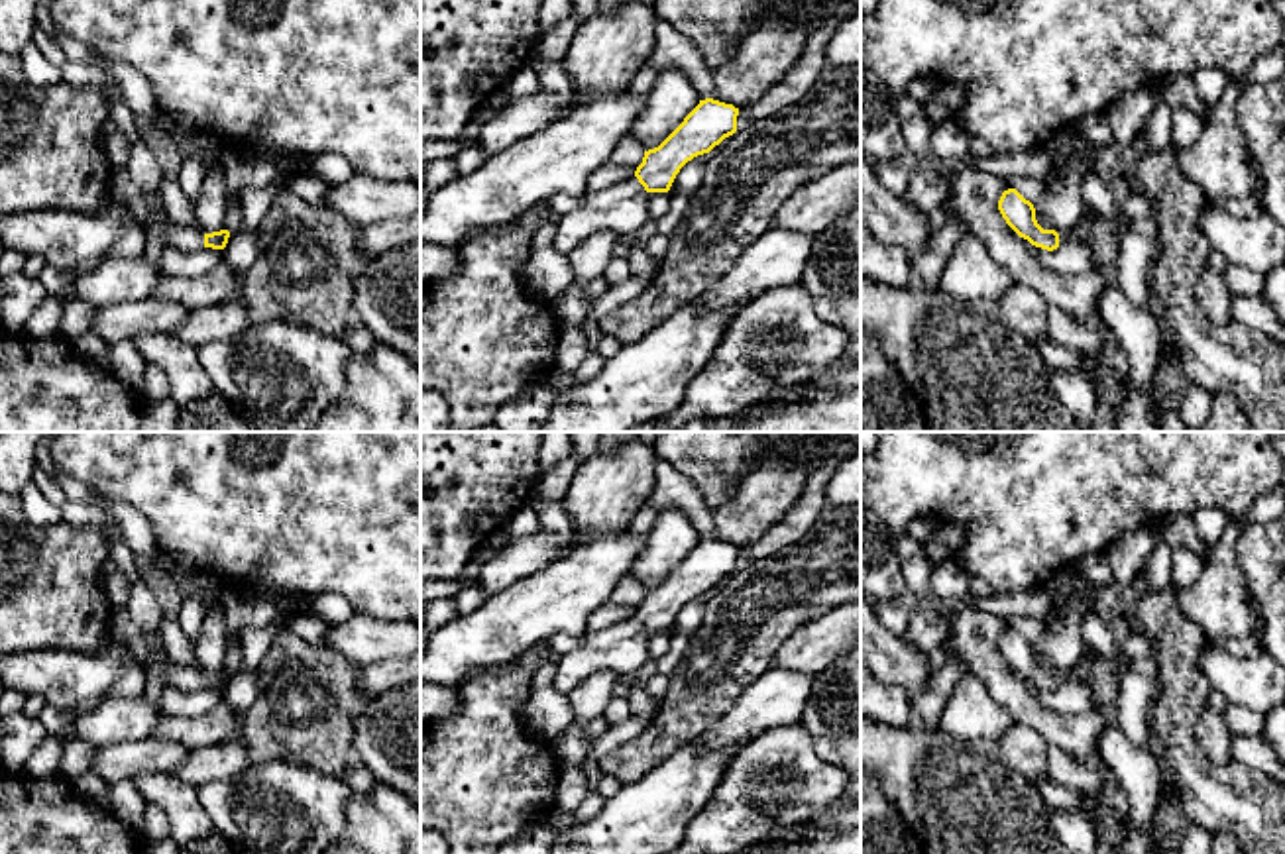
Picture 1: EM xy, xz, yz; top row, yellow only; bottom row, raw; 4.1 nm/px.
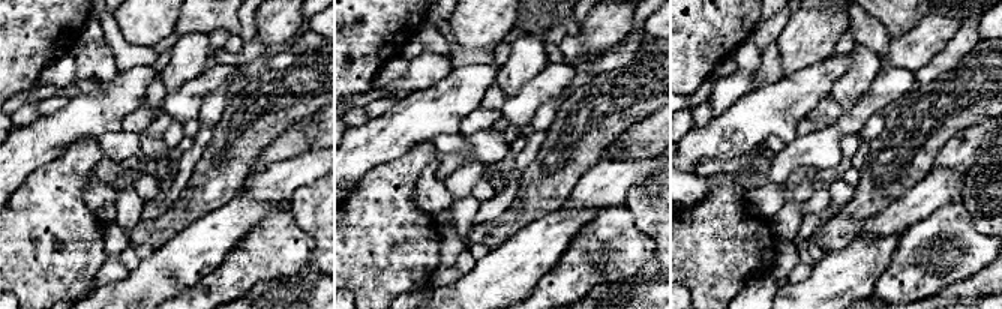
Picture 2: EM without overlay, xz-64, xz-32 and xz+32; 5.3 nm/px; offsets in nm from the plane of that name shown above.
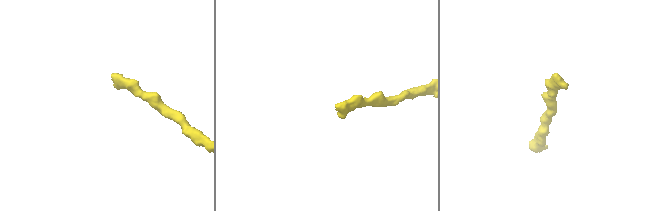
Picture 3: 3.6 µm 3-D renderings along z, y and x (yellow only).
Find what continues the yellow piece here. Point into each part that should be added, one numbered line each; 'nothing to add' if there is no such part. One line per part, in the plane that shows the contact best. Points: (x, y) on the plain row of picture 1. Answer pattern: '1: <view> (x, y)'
1: xz (621, 648)

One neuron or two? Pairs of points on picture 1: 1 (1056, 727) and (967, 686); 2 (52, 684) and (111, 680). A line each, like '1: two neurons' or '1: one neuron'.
1: two neurons
2: one neuron

